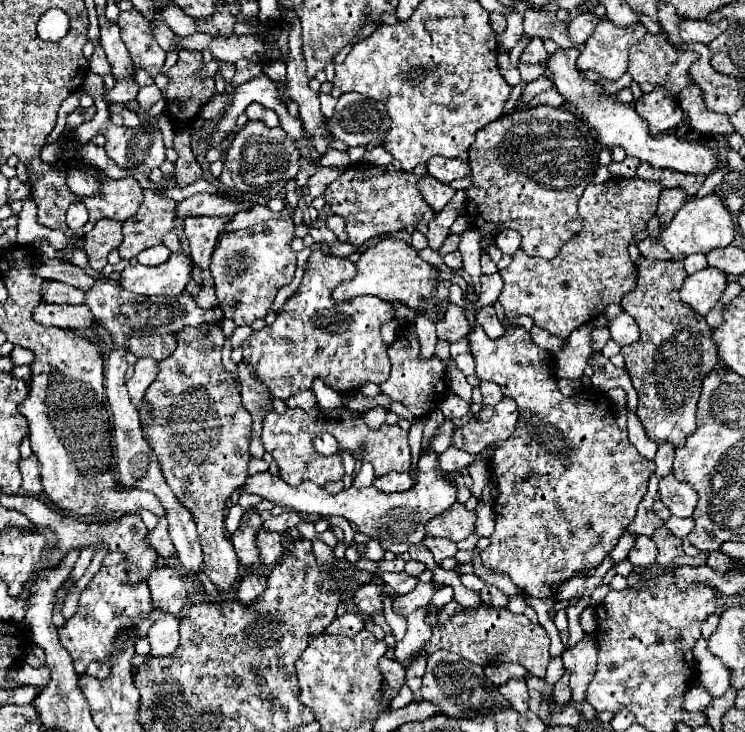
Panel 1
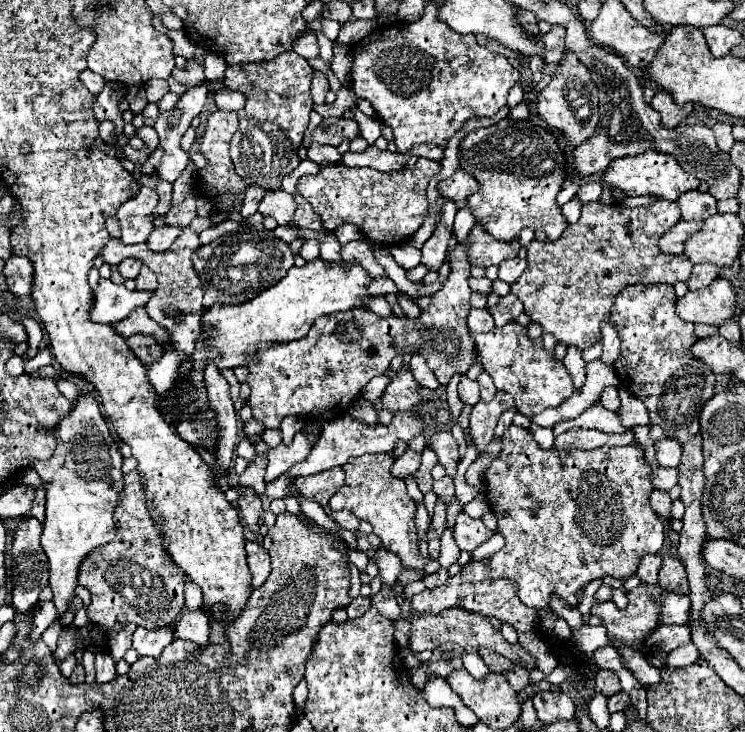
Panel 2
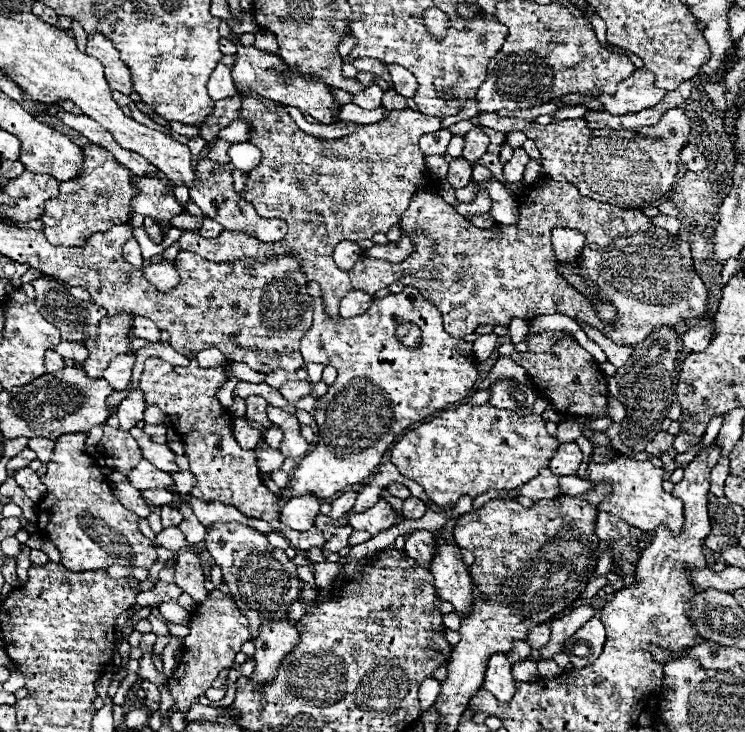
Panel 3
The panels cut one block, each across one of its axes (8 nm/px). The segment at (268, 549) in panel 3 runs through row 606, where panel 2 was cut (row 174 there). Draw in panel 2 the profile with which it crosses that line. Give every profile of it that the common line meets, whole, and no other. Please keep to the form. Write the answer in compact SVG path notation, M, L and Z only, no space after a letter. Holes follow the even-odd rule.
M296 52L280 54L270 62L228 66L224 84L246 96L246 106L238 110L240 126L230 142L230 156L238 176L248 186L262 186L264 190L280 190L280 182L298 164L298 146L308 128L308 114L312 110L310 64Z

